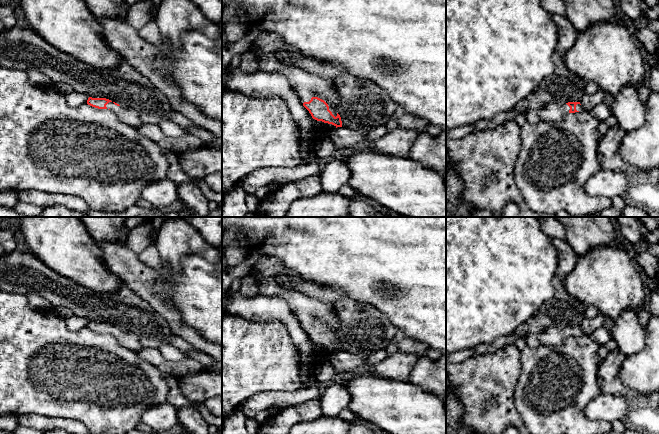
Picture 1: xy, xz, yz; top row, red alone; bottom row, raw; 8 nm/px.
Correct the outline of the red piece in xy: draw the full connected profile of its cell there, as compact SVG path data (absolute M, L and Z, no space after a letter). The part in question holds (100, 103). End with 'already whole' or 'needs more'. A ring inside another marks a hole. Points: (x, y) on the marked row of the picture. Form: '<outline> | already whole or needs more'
M89 97L87 104L98 109L109 109L113 111L121 122L128 124L133 128L138 129L143 124L136 111L124 108L109 99Z | needs more

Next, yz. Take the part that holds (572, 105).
M568 102L566 104L549 103L538 110L538 115L544 122L557 123L564 119L568 113L583 111L580 102Z | needs more

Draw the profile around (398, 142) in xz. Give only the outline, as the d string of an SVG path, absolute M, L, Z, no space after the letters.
M396 128L374 141L373 150L395 157L409 158L418 135L419 132L414 129Z

